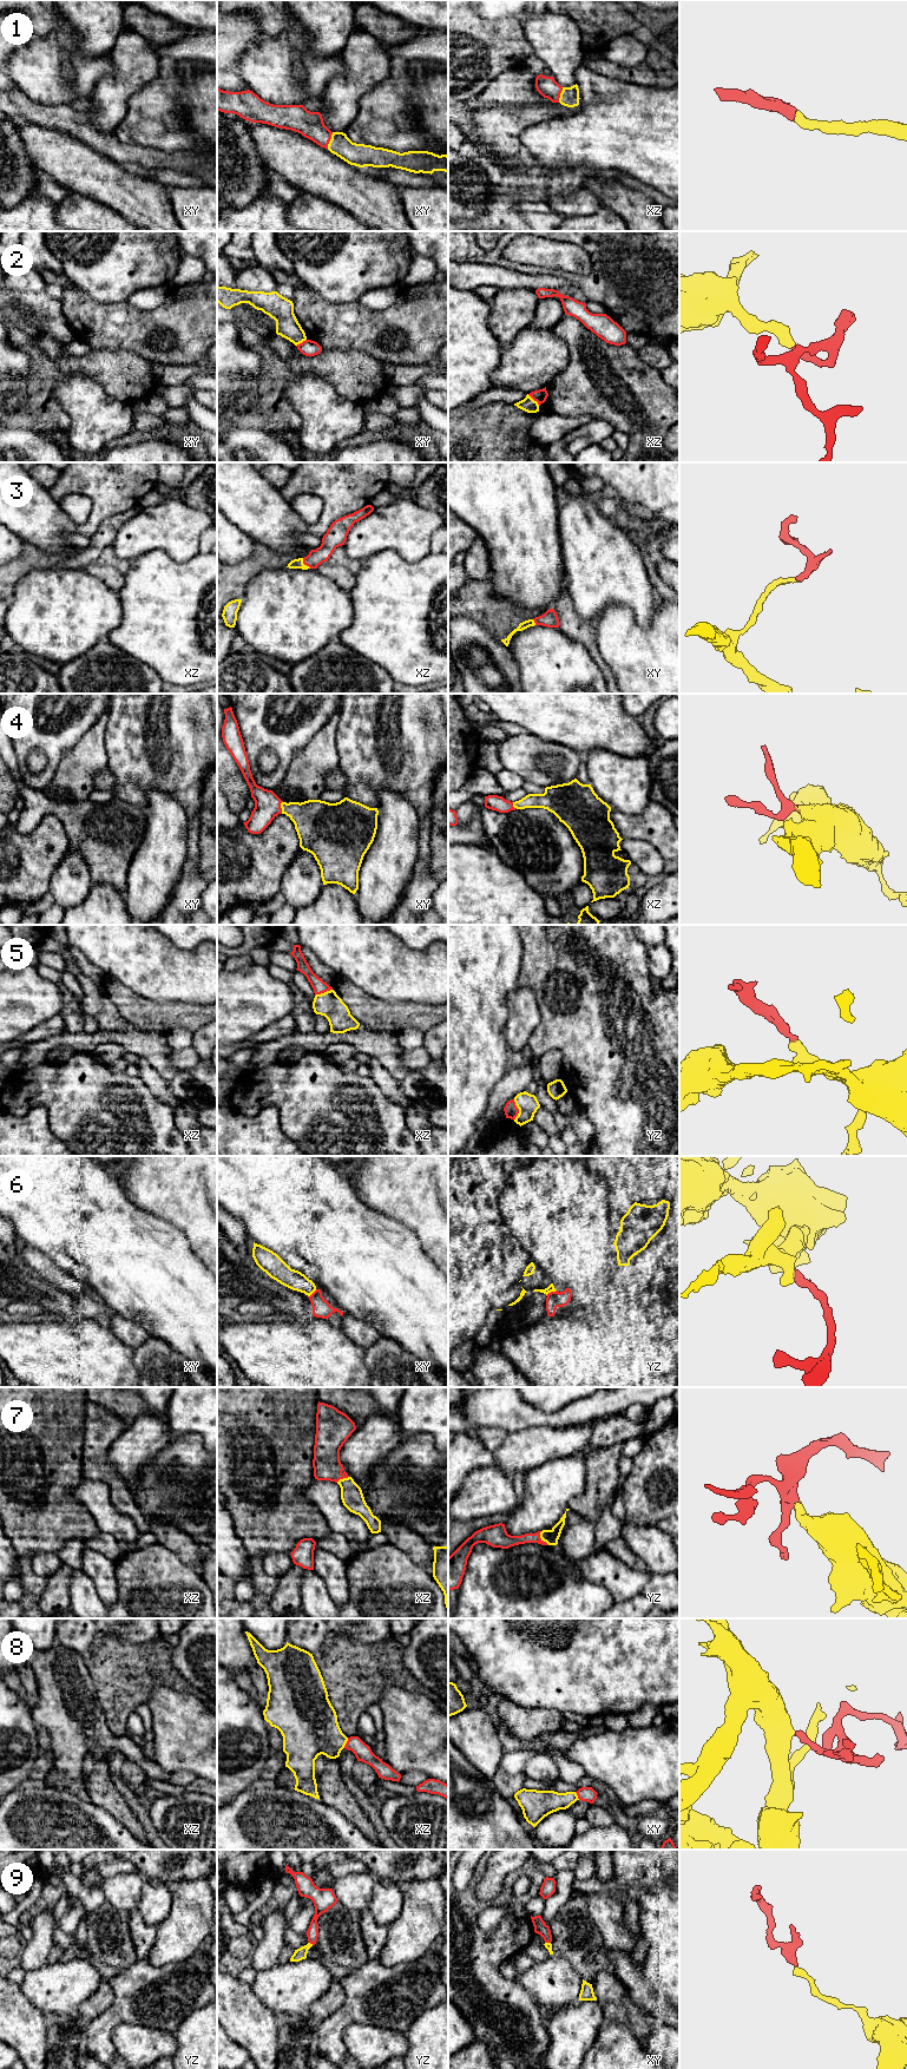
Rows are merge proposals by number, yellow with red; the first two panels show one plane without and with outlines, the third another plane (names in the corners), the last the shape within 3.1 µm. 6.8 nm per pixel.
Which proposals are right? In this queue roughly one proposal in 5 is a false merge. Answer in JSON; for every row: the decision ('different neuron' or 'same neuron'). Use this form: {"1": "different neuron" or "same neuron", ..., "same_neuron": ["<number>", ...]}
{"1": "same neuron", "2": "different neuron", "3": "same neuron", "4": "same neuron", "5": "same neuron", "6": "different neuron", "7": "same neuron", "8": "same neuron", "9": "same neuron", "same_neuron": ["1", "3", "4", "5", "7", "8", "9"]}

